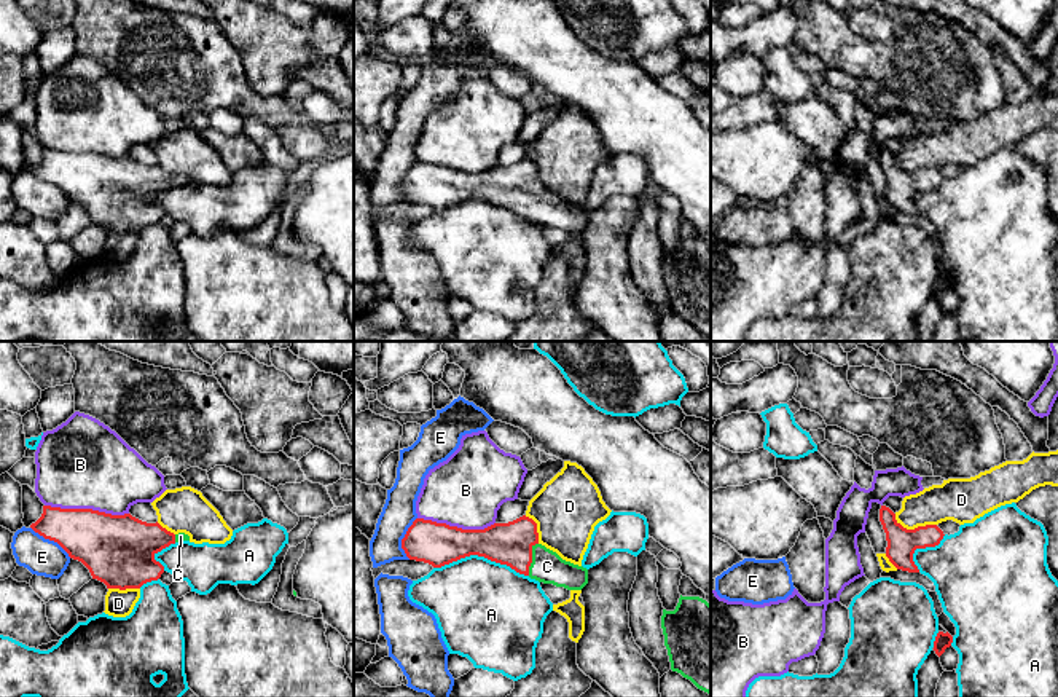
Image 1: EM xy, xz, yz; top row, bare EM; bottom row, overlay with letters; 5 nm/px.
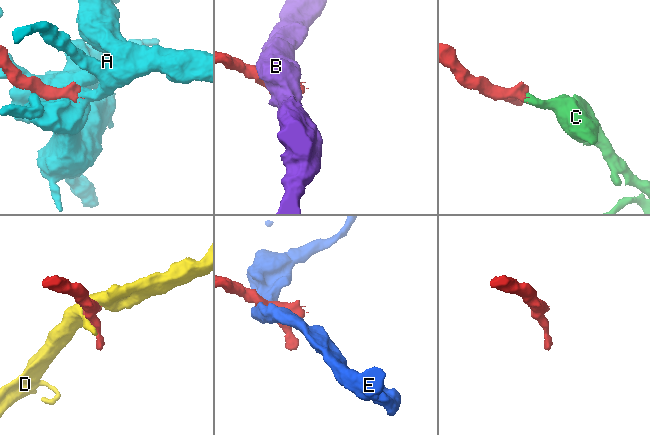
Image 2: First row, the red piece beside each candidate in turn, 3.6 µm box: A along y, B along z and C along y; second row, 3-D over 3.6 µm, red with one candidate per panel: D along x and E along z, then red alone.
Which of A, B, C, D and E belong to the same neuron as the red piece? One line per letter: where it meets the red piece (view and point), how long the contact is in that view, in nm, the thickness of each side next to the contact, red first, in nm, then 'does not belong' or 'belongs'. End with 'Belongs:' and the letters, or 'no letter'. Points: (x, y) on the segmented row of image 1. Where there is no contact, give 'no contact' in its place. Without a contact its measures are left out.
A: xz (481, 555) | 480 nm | 220/460 nm | does not belong
B: xy (86, 509) | 420 nm | 340/440 nm | does not belong
C: xz (531, 559) | 180 nm | 220/170 nm | belongs
D: yz (915, 528) | 220 nm | 150/220 nm | does not belong
E: xy (51, 539) | 260 nm | 300/190 nm | does not belong
Belongs: C

